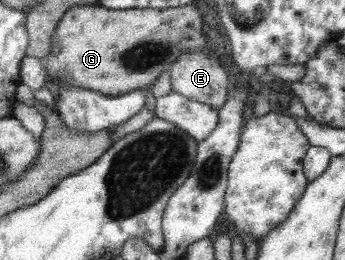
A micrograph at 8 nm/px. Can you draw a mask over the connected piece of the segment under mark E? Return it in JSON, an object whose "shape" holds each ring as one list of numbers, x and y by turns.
{"shape":[[190,52,178,56,170,65,171,89,194,101,220,109,226,101,225,69,211,53]]}

